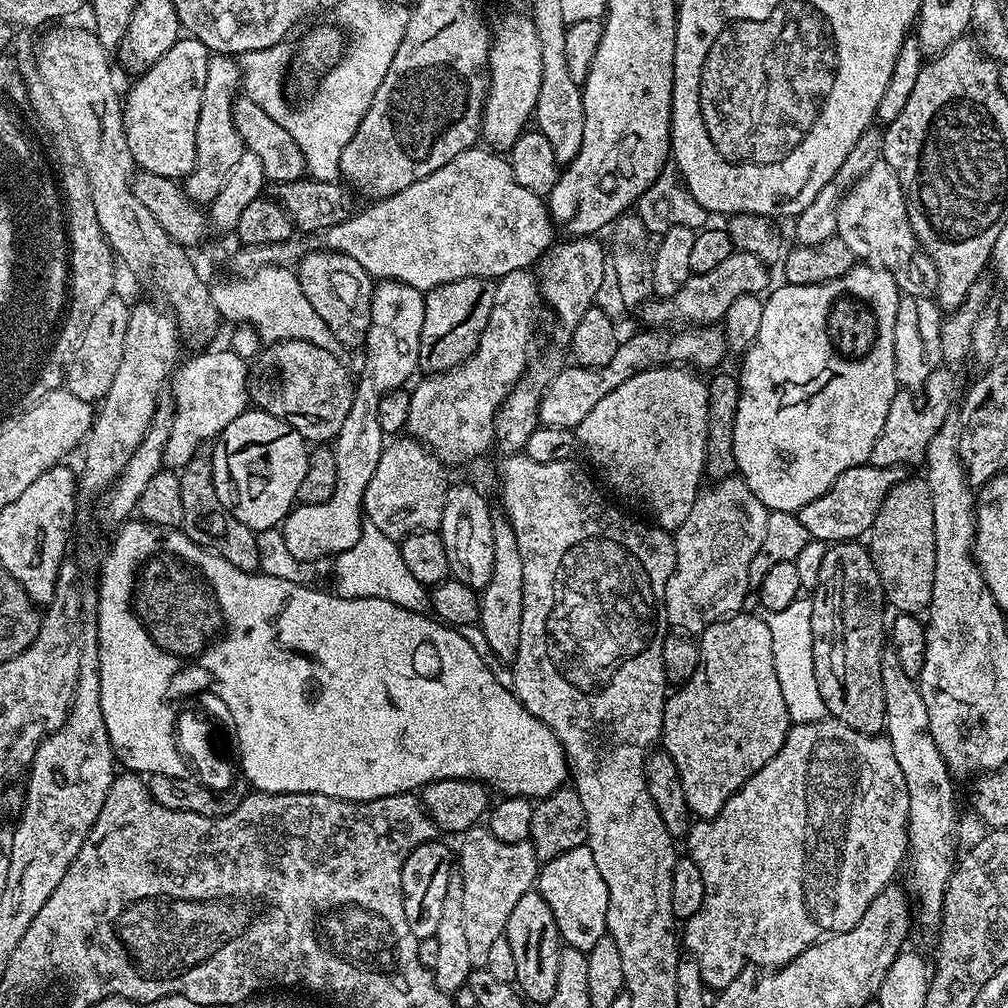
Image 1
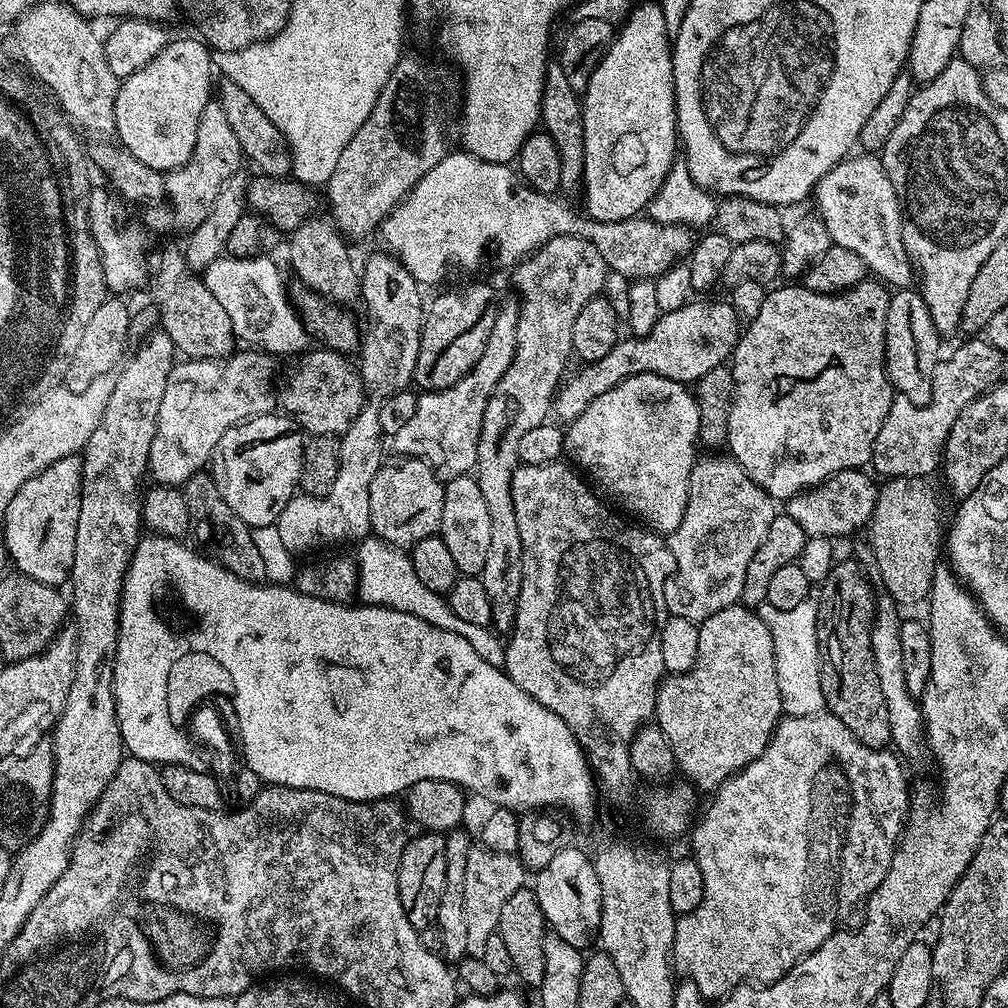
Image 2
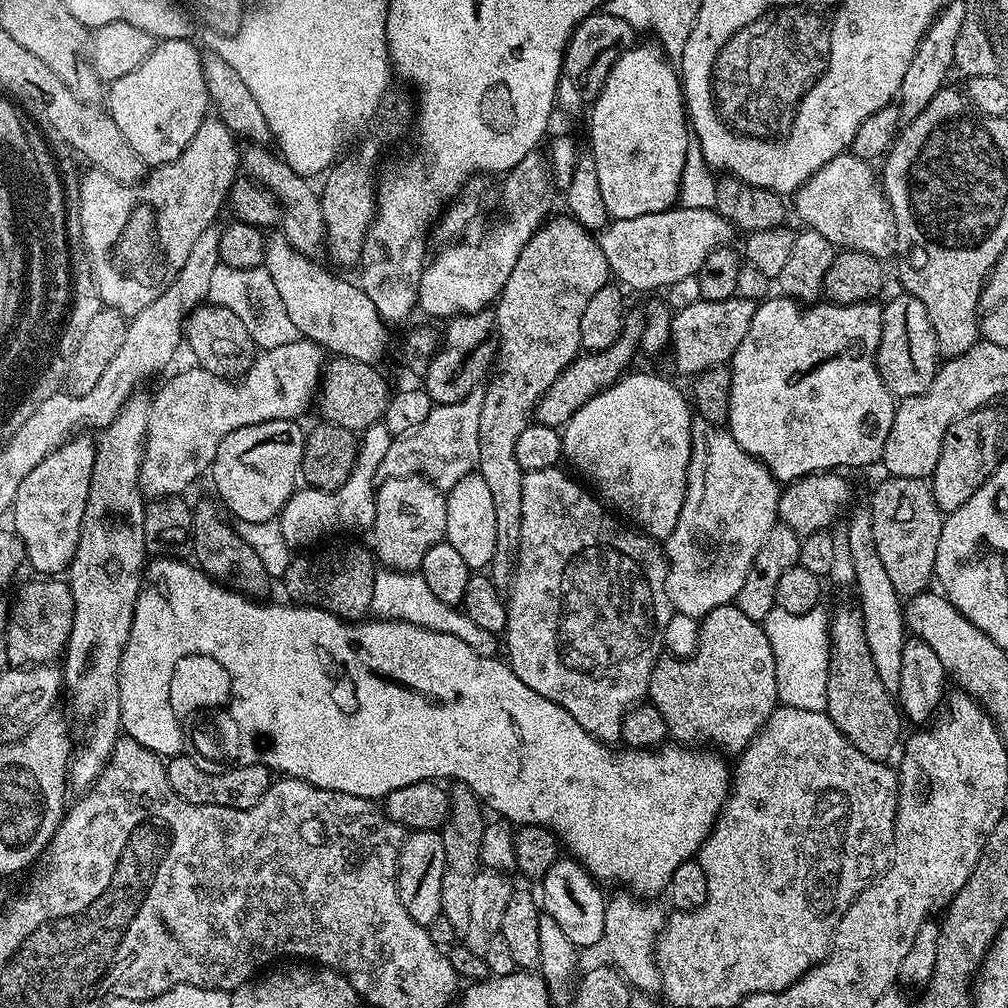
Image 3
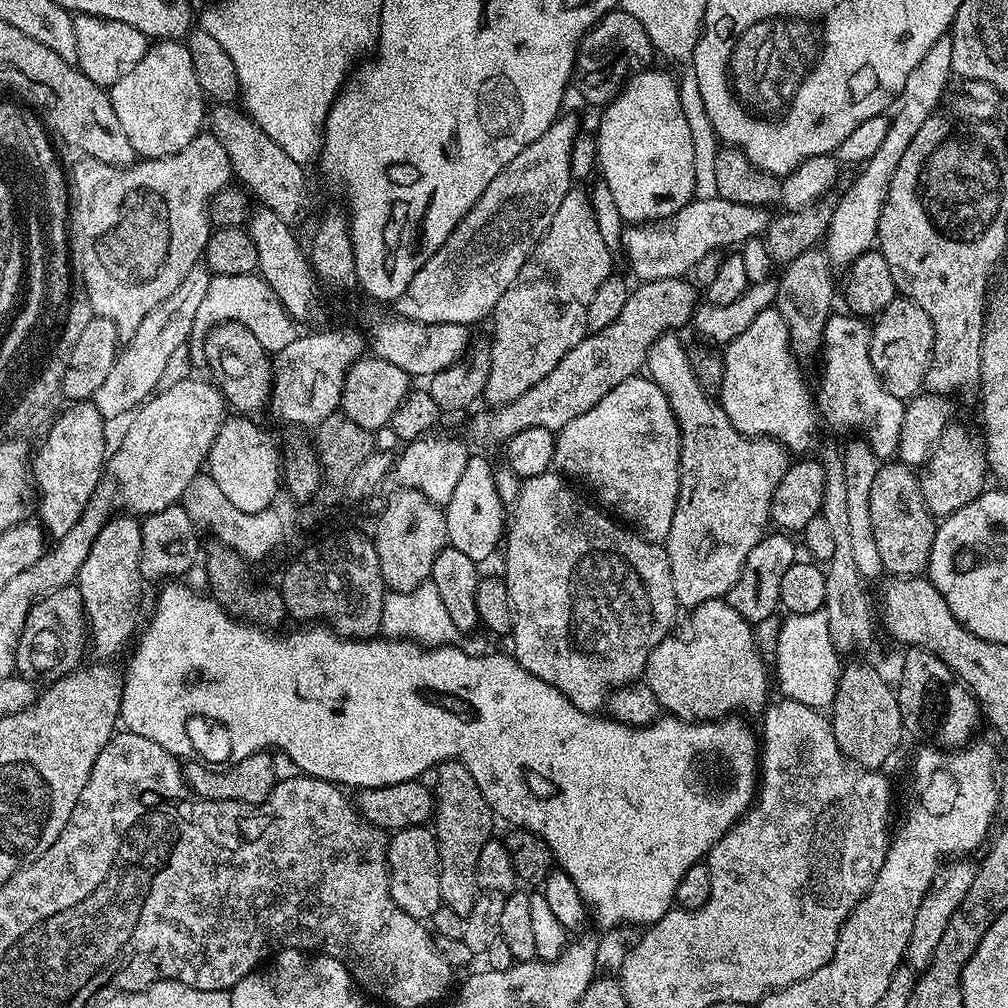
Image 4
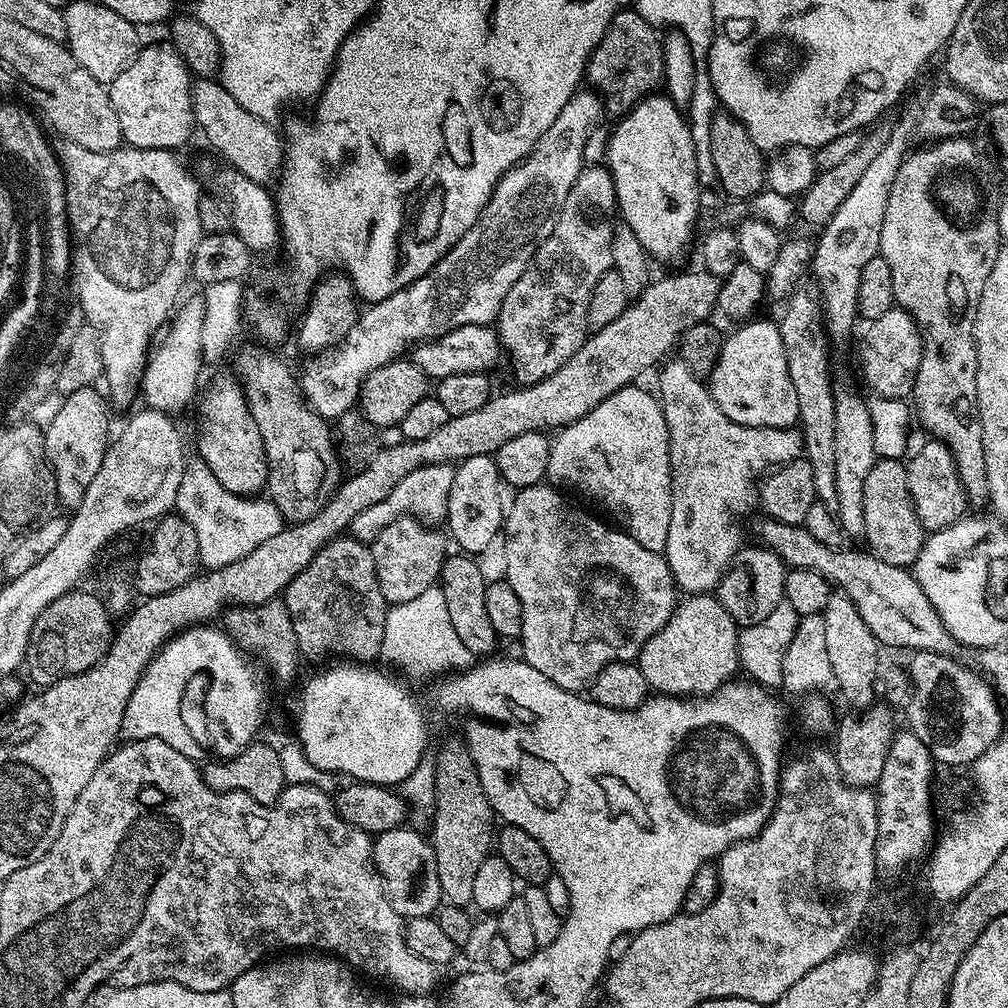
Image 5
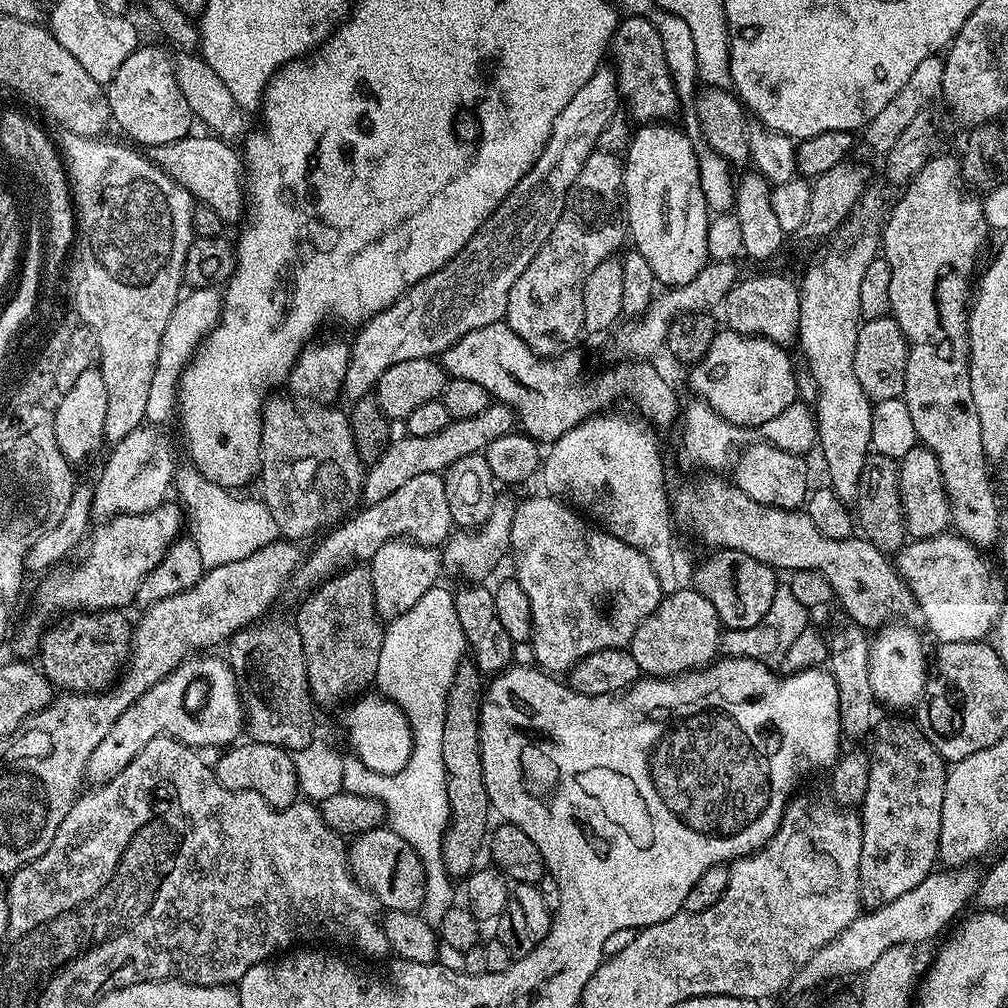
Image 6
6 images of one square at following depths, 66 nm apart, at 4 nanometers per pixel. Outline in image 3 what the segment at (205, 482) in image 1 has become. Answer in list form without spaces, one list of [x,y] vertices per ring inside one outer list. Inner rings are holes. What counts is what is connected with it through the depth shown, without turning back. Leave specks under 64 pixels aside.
[[[215,499],[212,500],[200,500],[192,504],[190,549],[196,555],[195,563],[211,580],[234,592],[241,592],[250,600],[263,601],[271,597],[268,595],[272,592],[274,577],[266,570],[266,566],[262,566],[258,554],[254,554],[248,543],[236,533],[235,527],[220,517],[221,505]]]

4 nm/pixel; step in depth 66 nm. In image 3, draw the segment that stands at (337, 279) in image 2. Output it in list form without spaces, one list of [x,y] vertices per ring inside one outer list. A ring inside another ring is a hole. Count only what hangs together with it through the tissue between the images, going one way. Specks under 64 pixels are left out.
[[[249,143],[242,152],[242,168],[256,183],[267,188],[276,195],[280,203],[282,213],[282,234],[294,250],[309,258],[321,255],[324,243],[324,223],[322,222],[322,206],[317,189],[311,188],[309,177],[299,176],[294,170],[290,170],[287,162],[275,151],[267,152],[267,147]],[[248,148],[248,149],[247,149]]]

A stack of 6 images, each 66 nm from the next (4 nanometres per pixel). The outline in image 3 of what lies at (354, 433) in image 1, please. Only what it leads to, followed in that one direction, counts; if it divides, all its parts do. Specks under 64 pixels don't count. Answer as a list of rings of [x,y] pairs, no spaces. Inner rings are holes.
[[[382,422],[371,424],[361,433],[351,472],[338,489],[323,492],[304,486],[293,491],[290,499],[284,504],[277,521],[289,548],[301,549],[298,547],[312,544],[324,534],[334,534],[344,530],[371,529],[377,513],[376,479],[380,472],[382,459],[385,458],[393,439]]]

